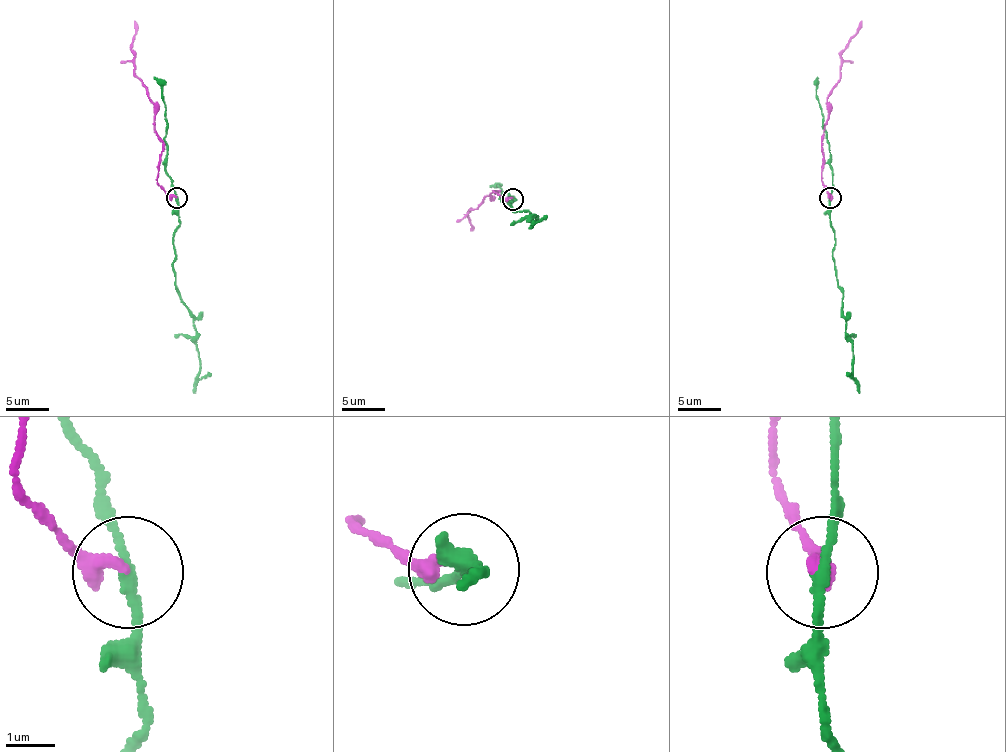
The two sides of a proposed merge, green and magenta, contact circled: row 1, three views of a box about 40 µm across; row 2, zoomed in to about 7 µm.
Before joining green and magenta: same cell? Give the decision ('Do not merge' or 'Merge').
Do not merge

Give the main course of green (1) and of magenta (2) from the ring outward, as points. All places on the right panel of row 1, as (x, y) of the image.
1: (830, 198), (835, 271), (843, 297), (846, 332), (852, 342), (852, 373), (859, 392)
2: (828, 198), (828, 191), (822, 183), (822, 140), (828, 120), (826, 99), (839, 79), (841, 51), (861, 21)

